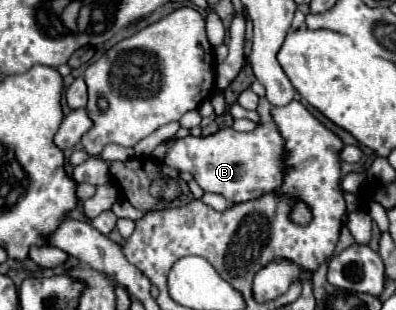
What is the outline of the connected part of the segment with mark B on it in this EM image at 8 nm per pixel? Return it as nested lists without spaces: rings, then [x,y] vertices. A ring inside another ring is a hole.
[[[268,118],[266,122],[260,122],[256,130],[252,132],[236,132],[234,128],[222,128],[212,136],[206,138],[194,138],[186,136],[184,140],[172,142],[170,150],[164,158],[164,164],[170,168],[176,168],[180,172],[190,172],[198,186],[204,192],[222,194],[230,202],[248,202],[254,198],[260,198],[266,192],[274,192],[280,186],[280,164],[284,164],[284,140],[276,128],[276,124]]]

